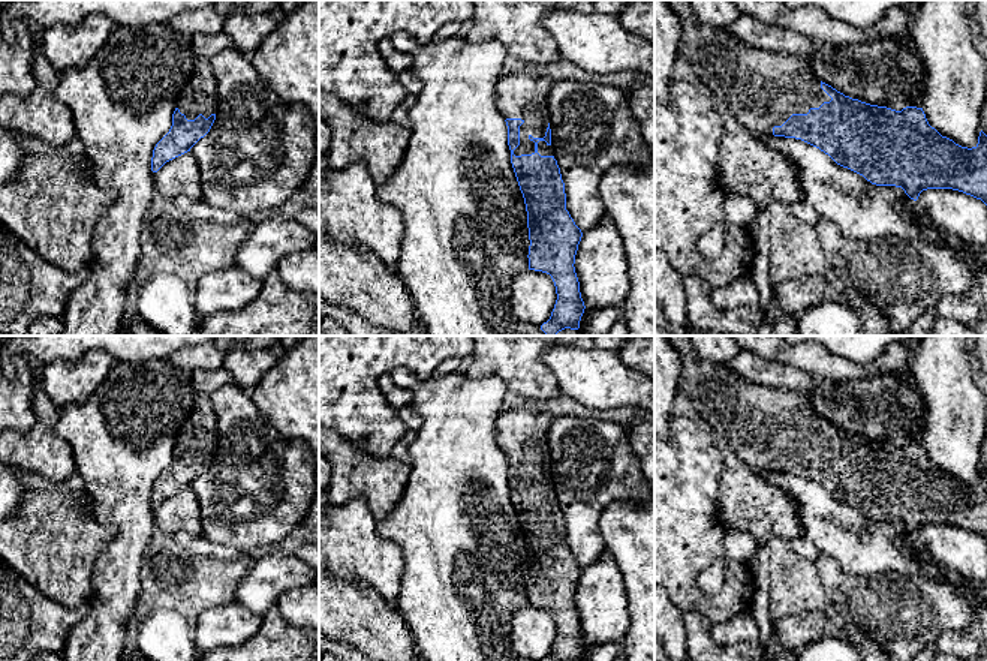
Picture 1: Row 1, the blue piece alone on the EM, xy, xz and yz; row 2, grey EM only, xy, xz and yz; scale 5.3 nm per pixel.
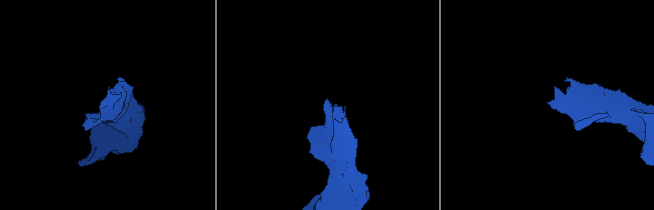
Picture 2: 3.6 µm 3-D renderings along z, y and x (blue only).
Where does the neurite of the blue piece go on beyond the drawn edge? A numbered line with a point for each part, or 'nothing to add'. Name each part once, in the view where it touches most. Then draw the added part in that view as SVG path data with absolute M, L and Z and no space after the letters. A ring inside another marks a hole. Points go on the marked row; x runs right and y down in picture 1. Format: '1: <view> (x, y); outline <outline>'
1: xz (518, 95); outline M514 70L502 76L494 96L496 106L502 117L521 118L520 145L514 150L515 156L535 153L535 142L529 139L544 138L548 123L548 91L553 85L550 78L538 78L523 70Z

